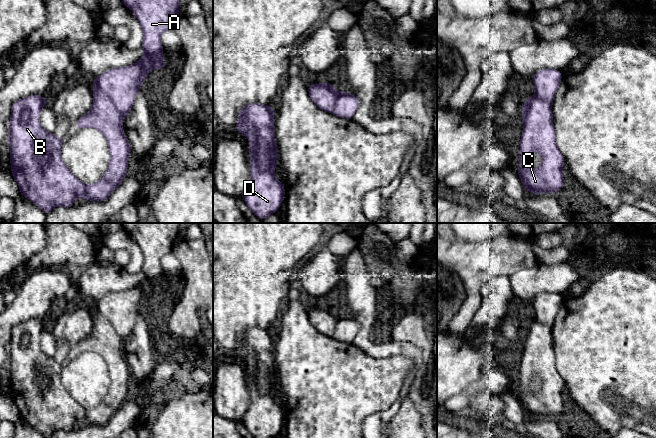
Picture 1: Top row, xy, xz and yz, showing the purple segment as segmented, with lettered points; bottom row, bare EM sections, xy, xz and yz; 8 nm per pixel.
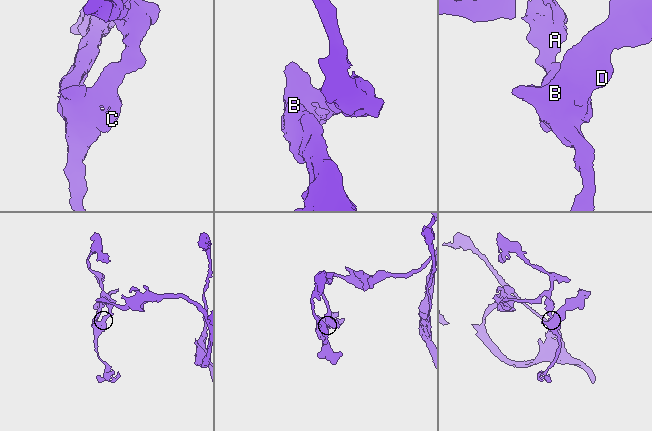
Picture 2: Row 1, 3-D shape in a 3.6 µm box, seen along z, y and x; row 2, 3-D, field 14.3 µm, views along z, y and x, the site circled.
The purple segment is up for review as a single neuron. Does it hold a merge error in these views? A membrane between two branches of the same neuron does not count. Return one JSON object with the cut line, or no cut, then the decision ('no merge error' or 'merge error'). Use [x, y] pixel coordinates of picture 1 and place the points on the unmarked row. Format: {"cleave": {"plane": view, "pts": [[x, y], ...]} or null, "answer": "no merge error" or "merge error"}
{"cleave": {"plane": "xy", "pts": [[94, 308], [110, 323], [123, 340]]}, "answer": "merge error"}

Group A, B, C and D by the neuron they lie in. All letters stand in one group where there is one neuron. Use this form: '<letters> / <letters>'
A / B C D

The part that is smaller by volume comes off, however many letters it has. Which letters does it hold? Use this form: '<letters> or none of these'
B, C, D

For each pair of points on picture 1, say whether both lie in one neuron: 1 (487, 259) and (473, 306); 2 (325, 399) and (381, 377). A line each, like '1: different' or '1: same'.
1: same
2: same

